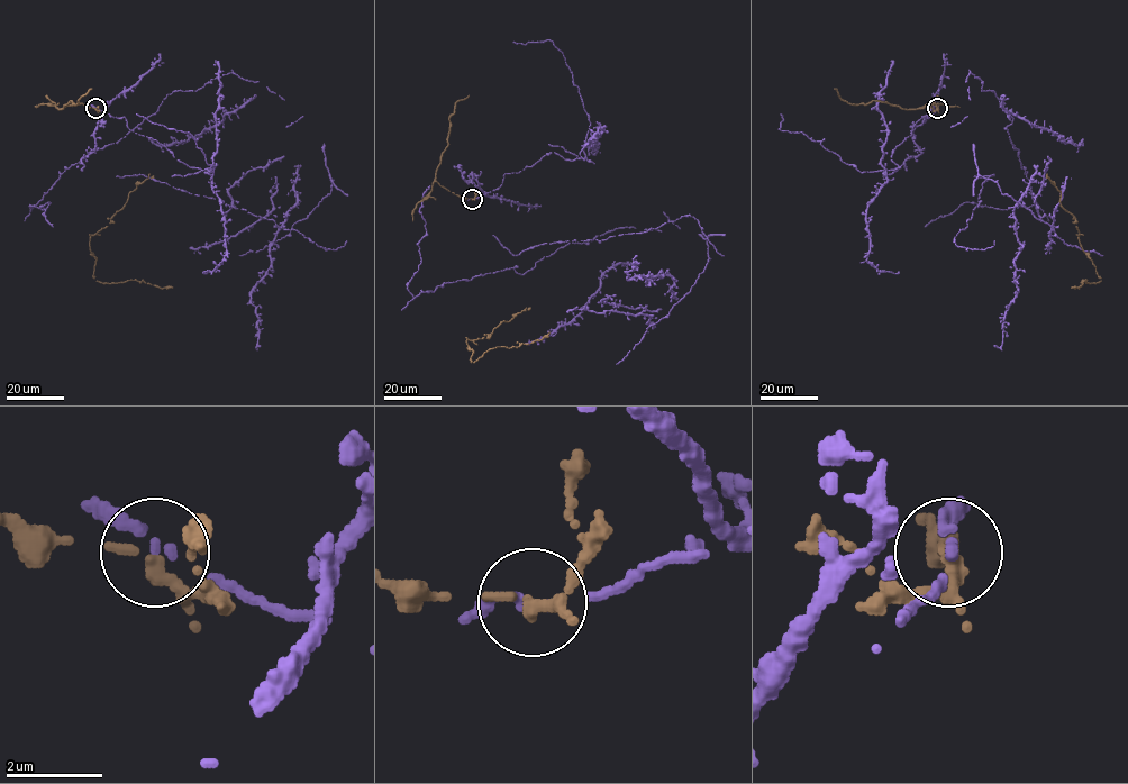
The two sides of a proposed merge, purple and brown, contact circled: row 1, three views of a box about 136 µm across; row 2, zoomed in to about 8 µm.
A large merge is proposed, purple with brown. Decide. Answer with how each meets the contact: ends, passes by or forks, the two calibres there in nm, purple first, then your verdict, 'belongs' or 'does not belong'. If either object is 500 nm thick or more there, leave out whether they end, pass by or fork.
purple ends there; brown passes by; 260 nm thick on the purple side, 280 nm on the other; does not belong

